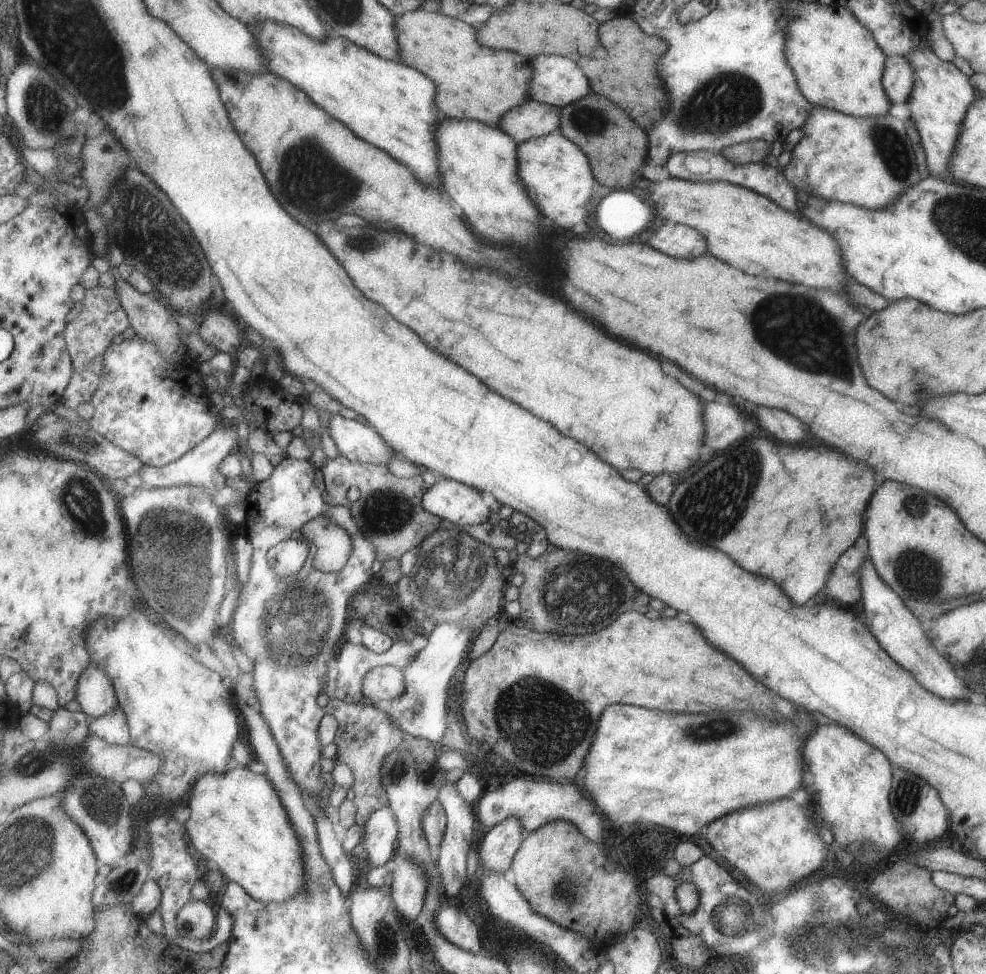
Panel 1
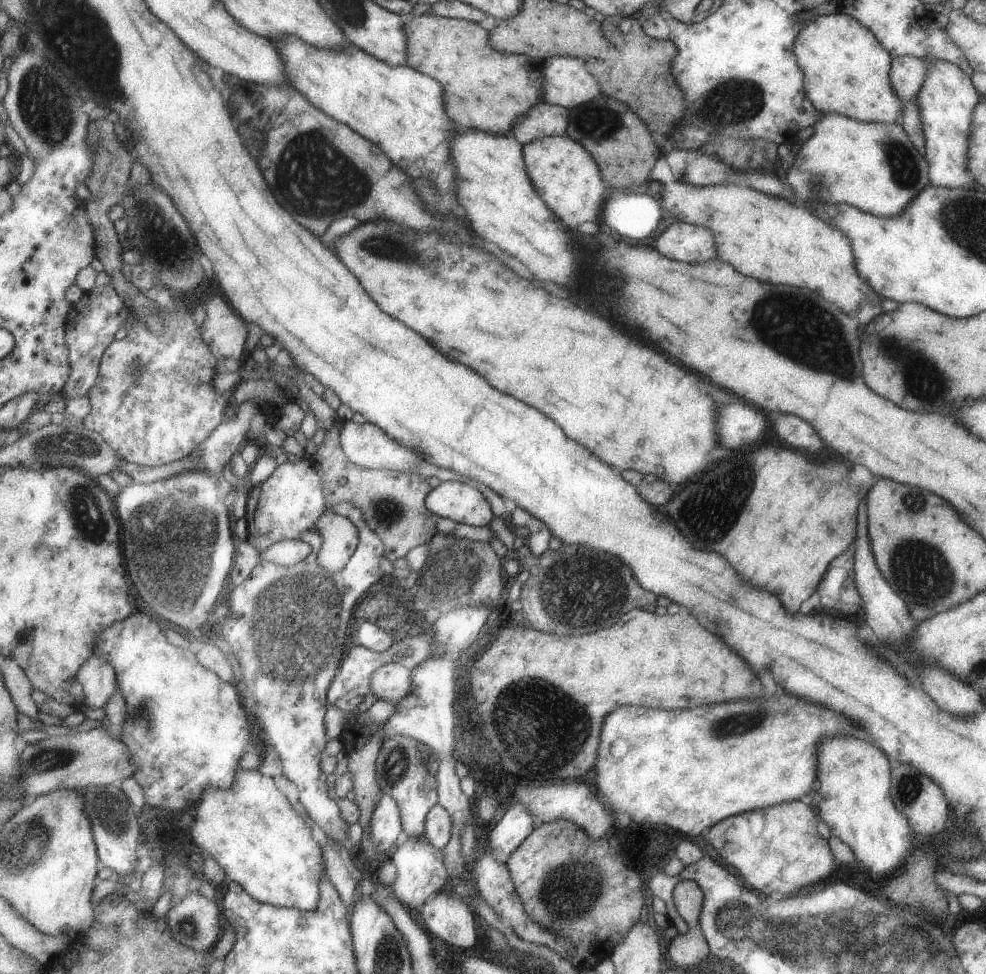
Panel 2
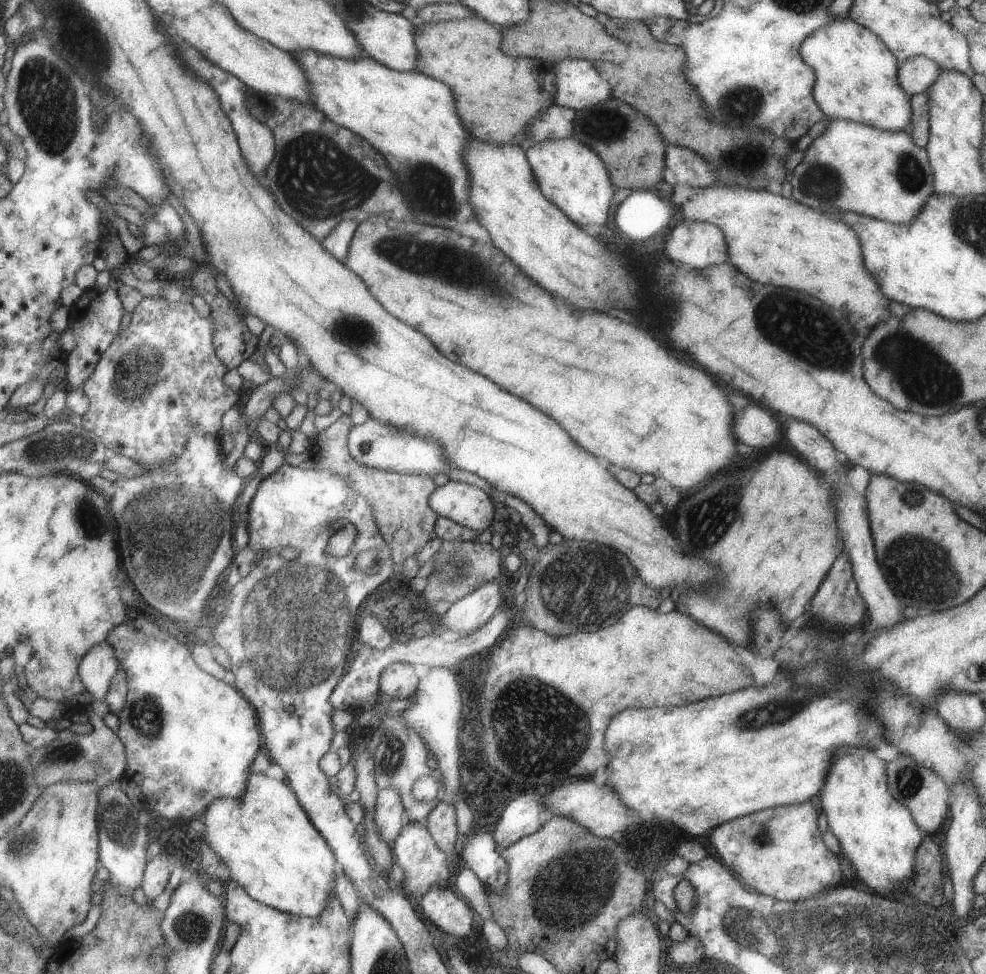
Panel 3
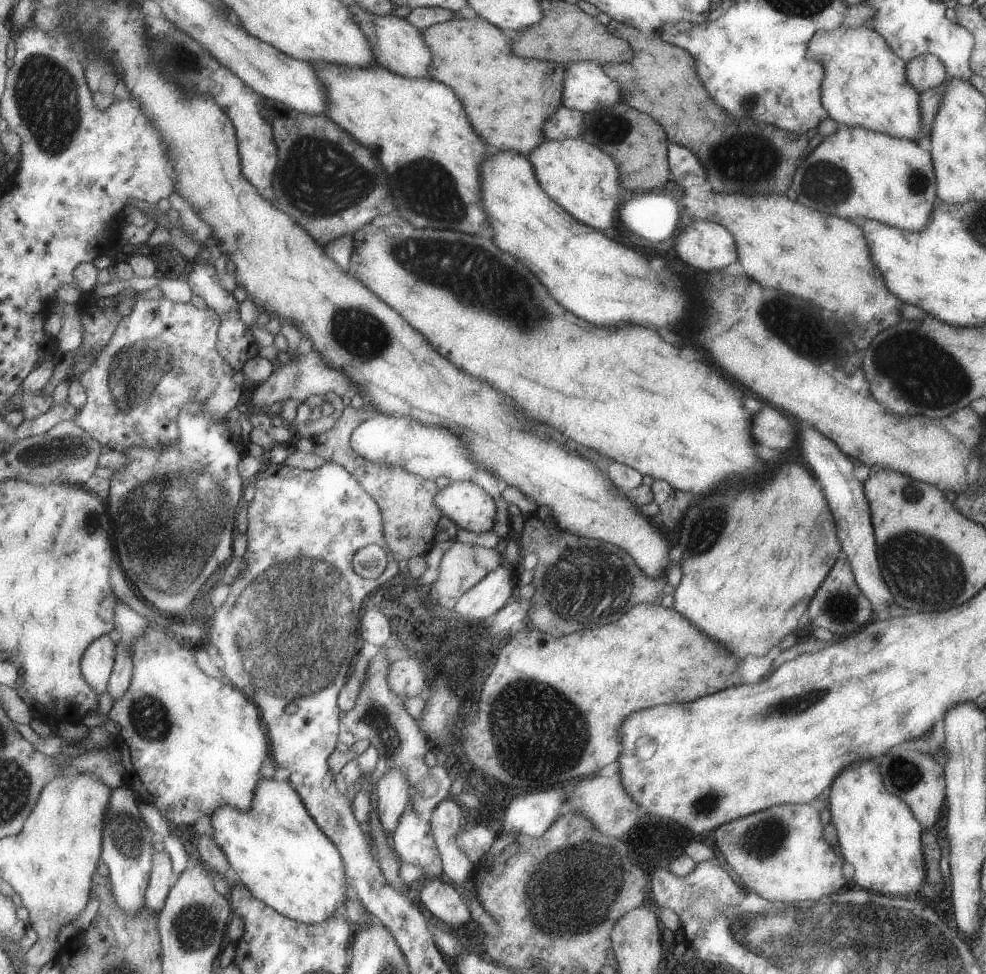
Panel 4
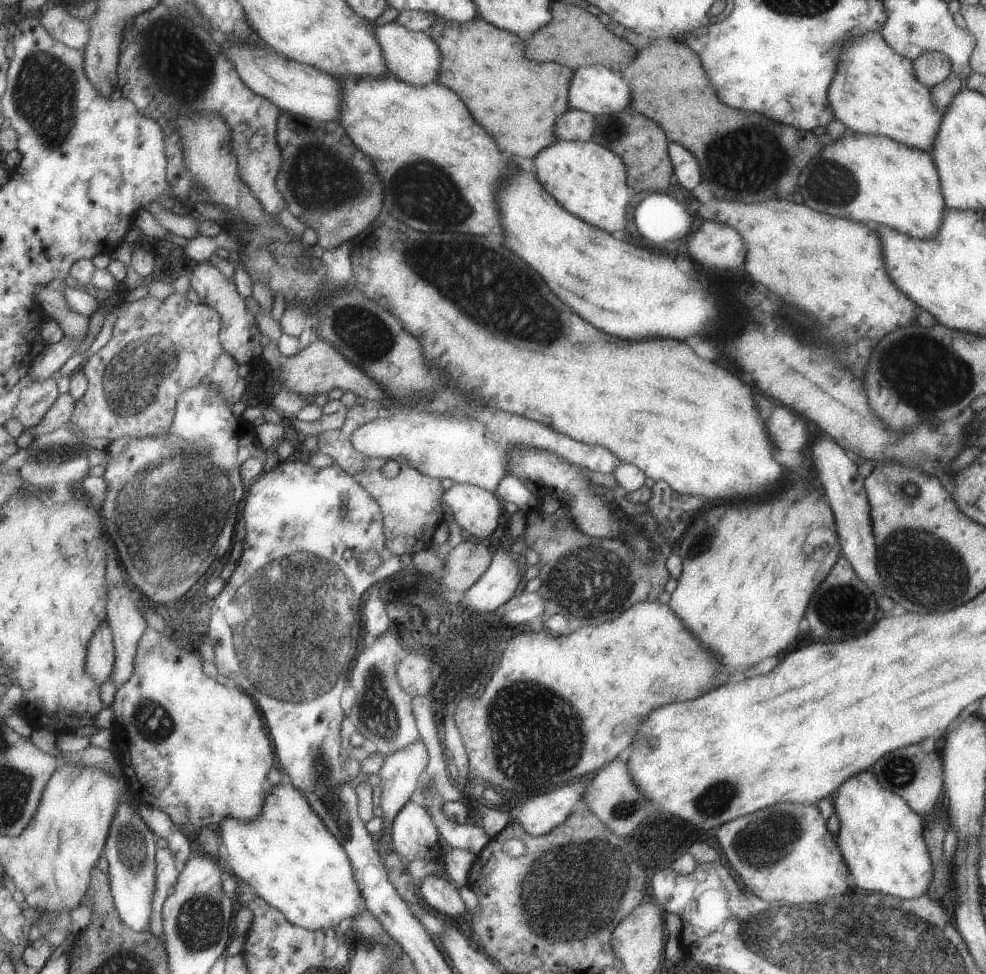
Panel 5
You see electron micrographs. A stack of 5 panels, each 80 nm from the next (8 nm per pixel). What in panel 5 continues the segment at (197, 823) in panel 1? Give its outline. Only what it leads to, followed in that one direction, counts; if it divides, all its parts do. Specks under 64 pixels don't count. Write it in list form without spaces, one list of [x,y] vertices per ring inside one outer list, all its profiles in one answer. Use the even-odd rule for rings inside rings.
[[[273,785],[266,792],[265,804],[259,816],[248,821],[225,817],[217,829],[224,849],[230,854],[232,870],[237,878],[250,884],[261,898],[281,910],[297,926],[314,931],[328,929],[348,916],[352,918],[367,909],[347,851],[313,810],[306,794],[295,785]]]

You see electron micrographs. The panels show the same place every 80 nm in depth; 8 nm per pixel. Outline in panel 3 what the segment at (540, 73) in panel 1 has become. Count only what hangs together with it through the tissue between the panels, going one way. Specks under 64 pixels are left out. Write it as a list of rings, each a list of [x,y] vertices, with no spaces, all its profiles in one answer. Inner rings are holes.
[[[565,59],[555,63],[557,83],[555,103],[583,110],[613,96],[609,83],[587,59]]]

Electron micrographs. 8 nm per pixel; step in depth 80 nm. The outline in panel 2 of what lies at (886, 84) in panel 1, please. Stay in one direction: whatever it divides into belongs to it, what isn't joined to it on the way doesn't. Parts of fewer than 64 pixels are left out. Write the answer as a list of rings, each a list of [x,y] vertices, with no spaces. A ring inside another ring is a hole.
[[[914,56],[893,57],[890,60],[888,79],[895,96],[905,104],[918,93],[926,73],[926,63]]]

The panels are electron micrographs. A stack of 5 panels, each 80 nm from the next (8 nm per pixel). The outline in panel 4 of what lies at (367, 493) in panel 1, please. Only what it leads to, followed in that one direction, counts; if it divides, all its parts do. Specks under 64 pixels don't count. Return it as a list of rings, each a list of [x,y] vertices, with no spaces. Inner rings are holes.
[[[367,403],[361,410],[355,410],[350,405],[344,407],[337,424],[313,438],[316,442],[314,453],[321,456],[327,463],[344,466],[378,502],[388,547],[393,551],[394,557],[401,562],[401,560],[426,555],[437,543],[436,528],[444,517],[443,511],[435,504],[435,497],[440,489],[435,479],[426,479],[421,475],[411,474],[401,467],[374,463],[357,454],[352,446],[352,434],[373,411],[377,410]]]

